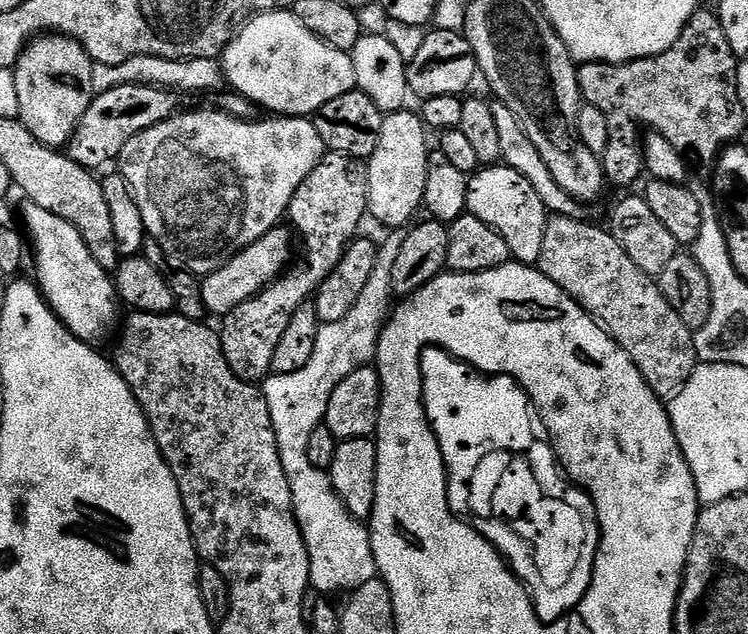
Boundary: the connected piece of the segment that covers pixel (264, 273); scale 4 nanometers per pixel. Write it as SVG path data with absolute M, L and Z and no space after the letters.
M284 226L271 228L265 236L258 238L258 242L246 246L238 255L231 256L218 271L203 277L200 280L200 293L205 313L212 315L213 312L217 318L229 316L242 302L257 296L269 284L279 280L293 259L293 237L290 232L288 237L287 231L289 232L289 229Z

